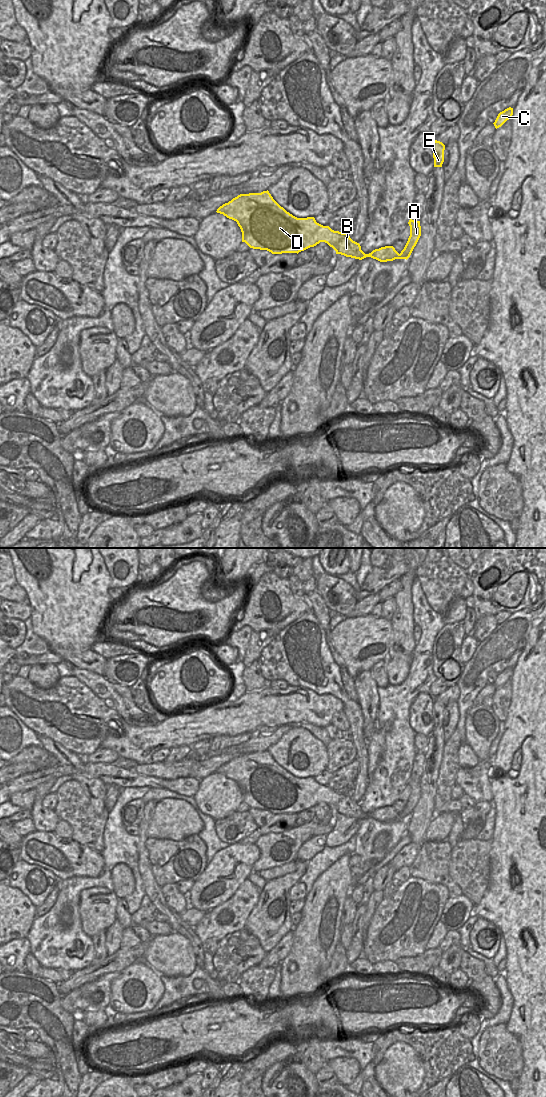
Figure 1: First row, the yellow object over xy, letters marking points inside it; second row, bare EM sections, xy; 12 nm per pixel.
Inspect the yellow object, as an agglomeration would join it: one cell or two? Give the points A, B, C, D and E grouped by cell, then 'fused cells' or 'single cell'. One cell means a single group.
A E / B C D; fused cells

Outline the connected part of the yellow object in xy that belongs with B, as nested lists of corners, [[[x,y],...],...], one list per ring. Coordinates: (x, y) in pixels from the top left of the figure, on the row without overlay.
[[[268,750],[261,753],[240,754],[220,766],[216,772],[237,782],[242,792],[242,802],[245,802],[250,808],[267,810],[272,814],[298,814],[320,802],[325,802],[336,811],[336,814],[359,820],[371,817],[380,822],[387,822],[399,818],[399,813],[393,806],[381,807],[365,814],[361,810],[360,804],[350,798],[350,793],[334,791],[329,786],[317,783],[314,777],[297,778],[293,776],[273,759]]]

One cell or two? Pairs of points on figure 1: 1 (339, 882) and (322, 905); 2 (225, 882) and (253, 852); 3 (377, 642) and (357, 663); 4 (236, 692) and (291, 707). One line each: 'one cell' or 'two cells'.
1: one cell
2: one cell
3: one cell
4: two cells

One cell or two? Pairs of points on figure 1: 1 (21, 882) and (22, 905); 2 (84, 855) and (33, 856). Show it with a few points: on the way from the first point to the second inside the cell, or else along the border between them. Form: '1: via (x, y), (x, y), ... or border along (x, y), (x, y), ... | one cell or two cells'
1: border along (10, 886), (19, 889), (36, 907) | two cells
2: via (71, 855), (46, 855) | one cell

